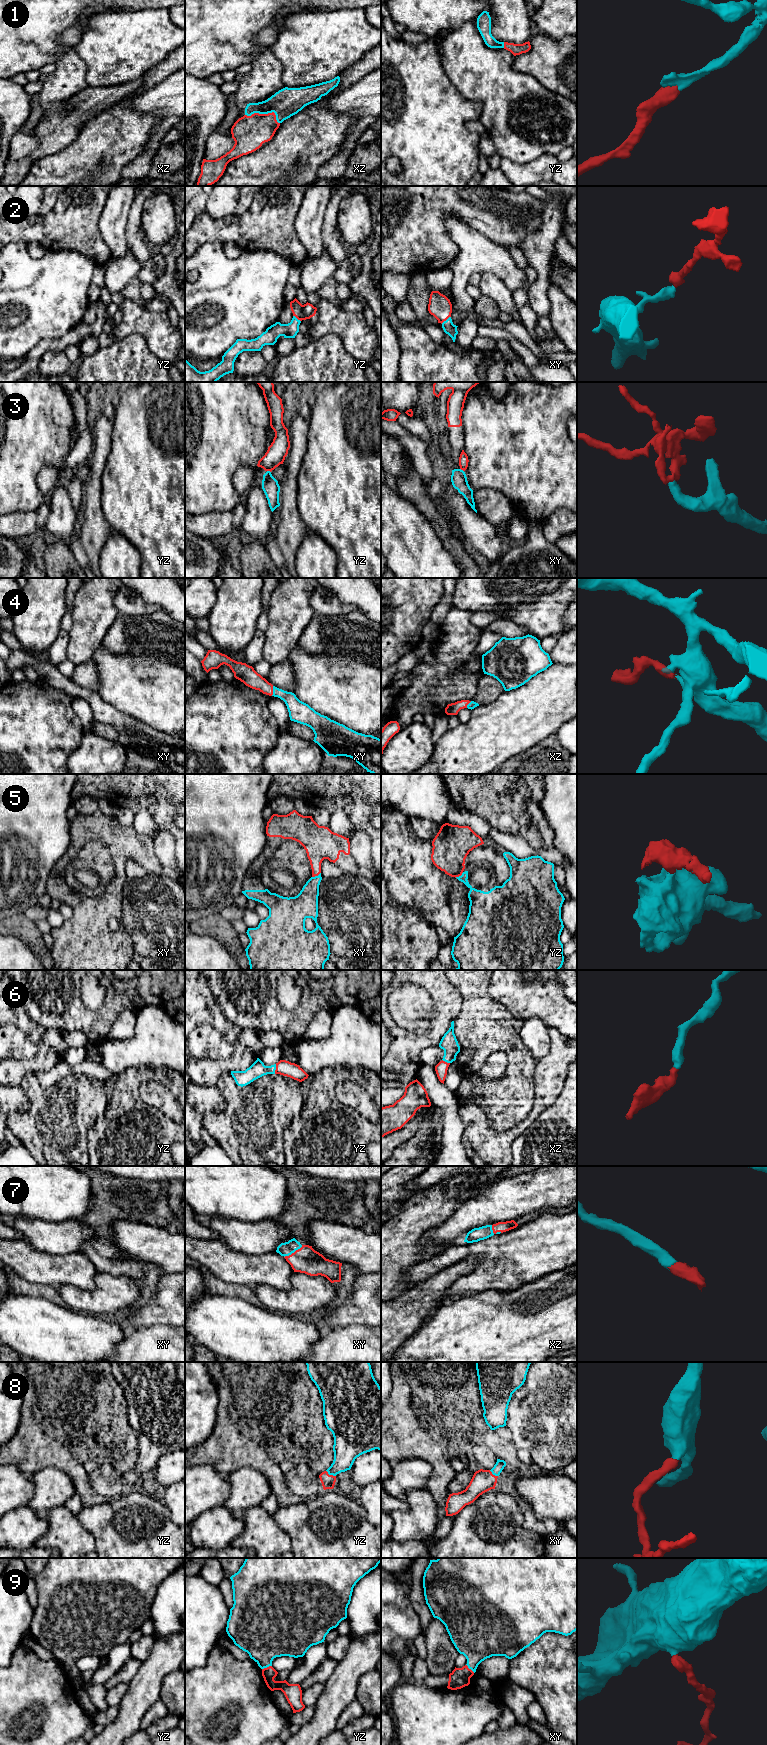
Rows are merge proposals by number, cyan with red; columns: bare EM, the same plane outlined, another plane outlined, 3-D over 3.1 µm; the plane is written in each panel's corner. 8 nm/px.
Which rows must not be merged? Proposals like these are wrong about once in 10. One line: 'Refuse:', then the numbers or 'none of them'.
Refuse: none of them

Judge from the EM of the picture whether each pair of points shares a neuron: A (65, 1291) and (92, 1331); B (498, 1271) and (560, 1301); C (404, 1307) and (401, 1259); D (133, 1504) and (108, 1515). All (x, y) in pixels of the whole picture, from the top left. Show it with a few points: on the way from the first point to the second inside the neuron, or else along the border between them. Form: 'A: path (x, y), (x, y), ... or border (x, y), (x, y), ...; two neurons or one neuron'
A: border (65, 1305), (73, 1310), (93, 1315); two neurons
B: border (547, 1273), (534, 1281), (504, 1292); two neurons
C: border (408, 1289), (391, 1300); two neurons
D: path (127, 1510), (122, 1515), (114, 1515); one neuron

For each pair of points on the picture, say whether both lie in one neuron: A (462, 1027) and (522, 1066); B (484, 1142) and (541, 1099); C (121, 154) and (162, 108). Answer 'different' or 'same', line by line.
A: same
B: same
C: different

